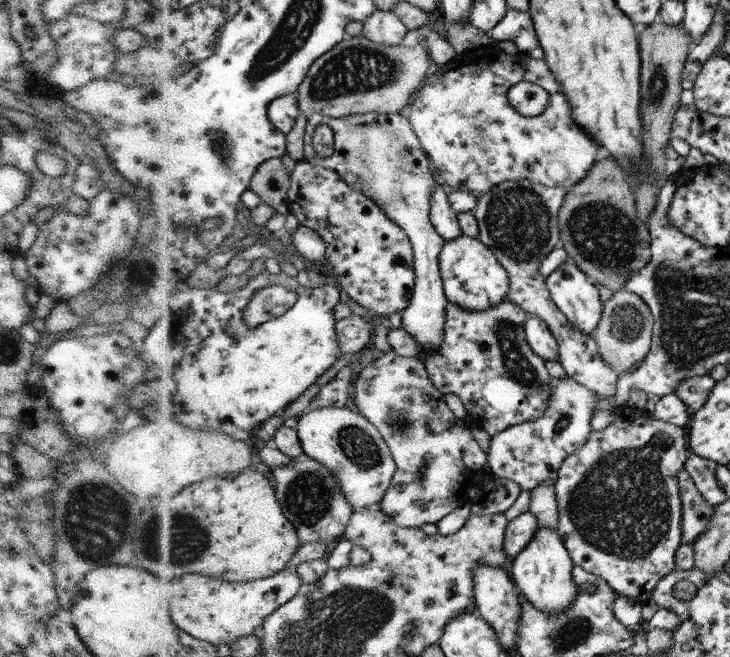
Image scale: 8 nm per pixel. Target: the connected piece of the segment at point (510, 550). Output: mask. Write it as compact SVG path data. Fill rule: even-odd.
M530 511L520 514L514 520L509 522L506 530L506 540L504 541L504 551L508 557L519 556L520 552L532 542L539 523Z

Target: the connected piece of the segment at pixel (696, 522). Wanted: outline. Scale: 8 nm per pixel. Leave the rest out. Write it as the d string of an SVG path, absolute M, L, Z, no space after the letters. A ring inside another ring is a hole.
M680 470L677 483L681 498L681 526L682 544L693 545L712 522L714 506L700 494L693 478L687 470Z

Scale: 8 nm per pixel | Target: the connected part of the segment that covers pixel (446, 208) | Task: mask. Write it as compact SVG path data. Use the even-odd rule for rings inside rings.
M436 188L431 198L432 223L435 225L435 229L443 235L446 243L463 235L459 226L458 215L456 211L452 210L452 206L448 202L447 193L448 189Z

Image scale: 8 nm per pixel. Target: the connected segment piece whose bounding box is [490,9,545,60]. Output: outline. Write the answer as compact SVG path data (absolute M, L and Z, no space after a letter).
M508 9L507 16L491 30L490 36L497 42L514 42L520 53L544 60L545 51L540 46L539 36L535 32L535 22L529 12Z

